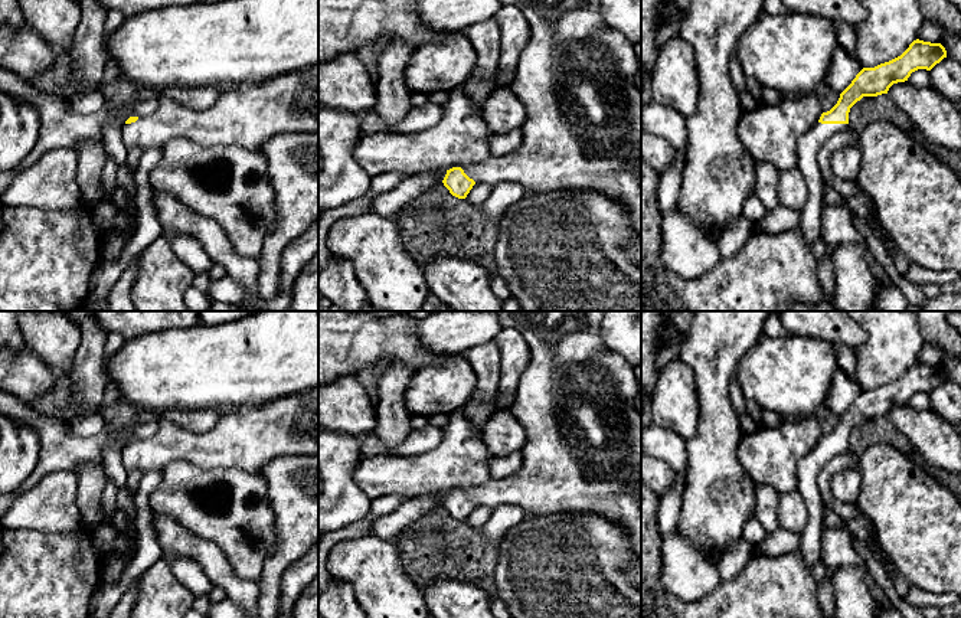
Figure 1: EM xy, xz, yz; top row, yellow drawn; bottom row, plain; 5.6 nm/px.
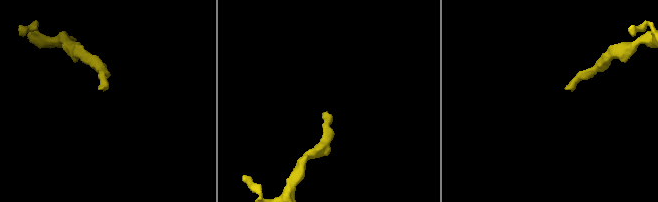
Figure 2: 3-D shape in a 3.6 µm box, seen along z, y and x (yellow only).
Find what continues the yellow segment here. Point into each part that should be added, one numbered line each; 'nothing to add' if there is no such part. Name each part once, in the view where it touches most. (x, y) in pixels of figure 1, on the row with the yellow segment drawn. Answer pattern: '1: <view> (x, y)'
1: yz (810, 225)

